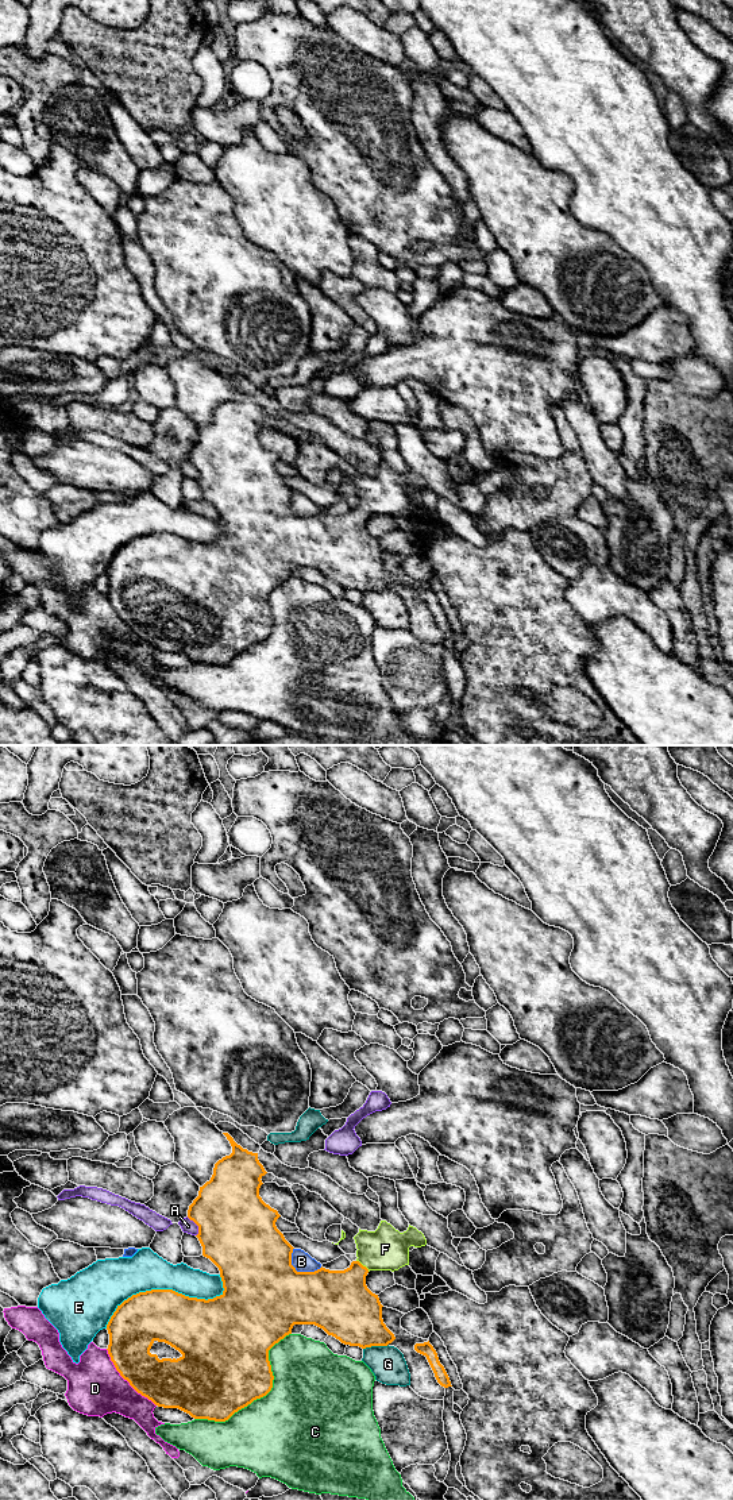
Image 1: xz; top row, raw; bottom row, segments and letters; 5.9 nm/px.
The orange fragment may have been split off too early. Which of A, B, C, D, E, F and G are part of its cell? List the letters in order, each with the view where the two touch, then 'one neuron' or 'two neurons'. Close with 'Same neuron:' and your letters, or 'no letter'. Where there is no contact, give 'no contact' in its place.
A: xz | two neurons
B: xz | two neurons
C: xz | two neurons
D: xz | two neurons
E: xz | two neurons
F: xz | one neuron
G: xz | two neurons
Same neuron: F

